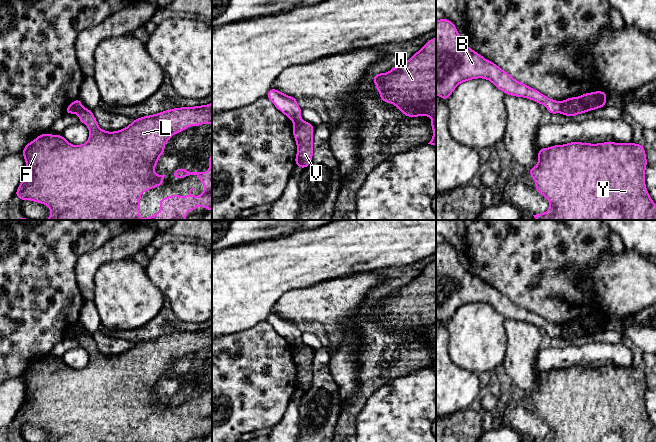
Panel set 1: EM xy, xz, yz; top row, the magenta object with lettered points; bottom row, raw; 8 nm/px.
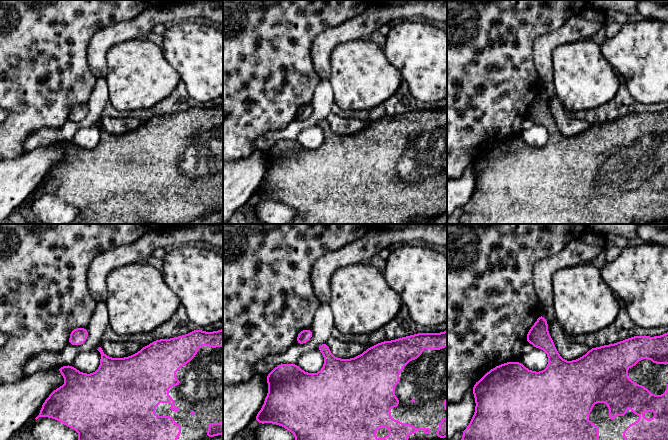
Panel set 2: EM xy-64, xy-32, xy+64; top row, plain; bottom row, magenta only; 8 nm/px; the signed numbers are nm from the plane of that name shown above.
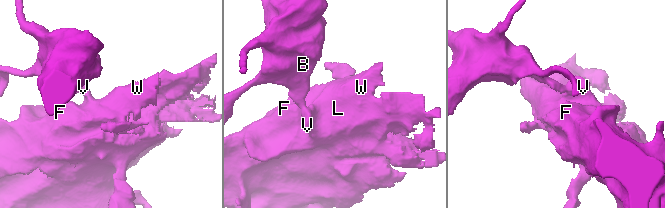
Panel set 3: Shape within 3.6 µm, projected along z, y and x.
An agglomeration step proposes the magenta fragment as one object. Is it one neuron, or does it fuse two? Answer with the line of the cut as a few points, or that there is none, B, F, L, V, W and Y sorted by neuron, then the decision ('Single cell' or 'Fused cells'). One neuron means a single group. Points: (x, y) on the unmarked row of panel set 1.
Split along yz (560, 326), (561, 336). Groups: B / F L V W Y. Fused cells

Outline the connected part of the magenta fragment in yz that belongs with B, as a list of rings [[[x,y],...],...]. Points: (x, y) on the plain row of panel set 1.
[[[448,243],[436,244],[436,319],[443,324],[447,324],[460,307],[478,302],[489,304],[497,313],[507,319],[523,321],[533,324],[538,328],[543,328],[551,339],[561,337],[560,325],[550,323],[538,314],[515,304],[498,289],[472,274],[462,265],[455,248]]]

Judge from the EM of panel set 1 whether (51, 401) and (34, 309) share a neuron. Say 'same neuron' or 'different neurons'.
different neurons

